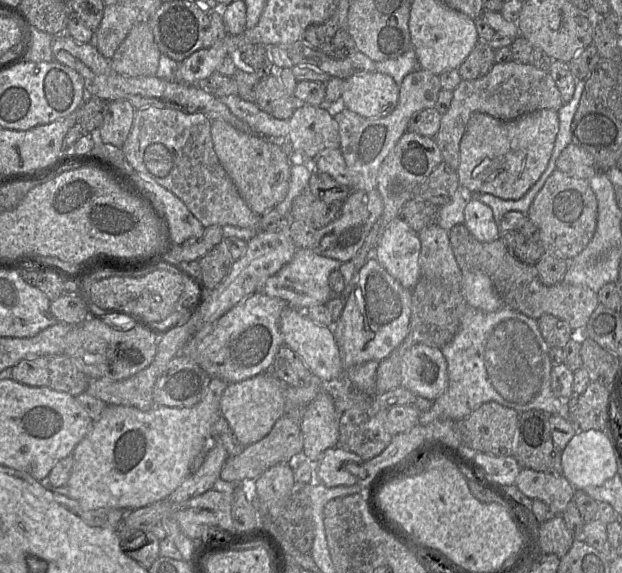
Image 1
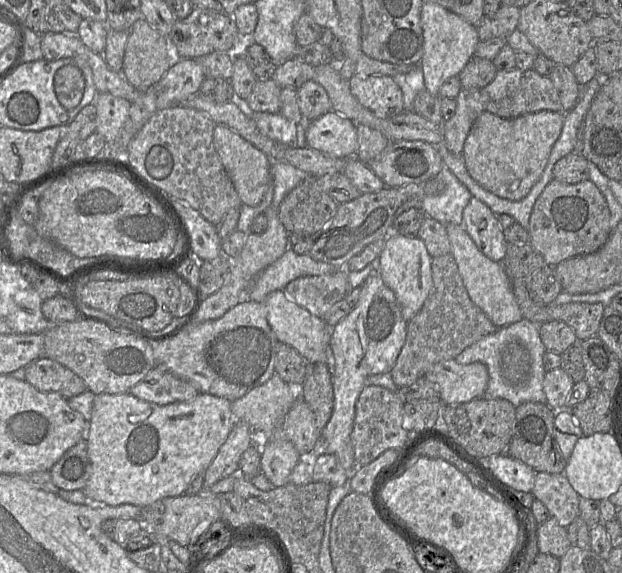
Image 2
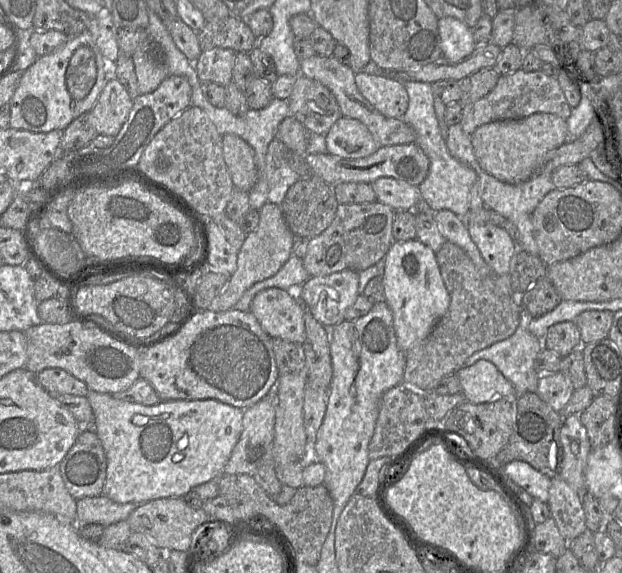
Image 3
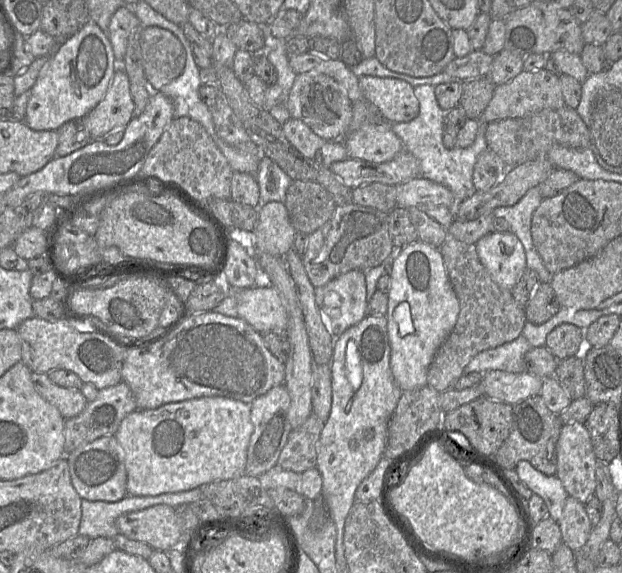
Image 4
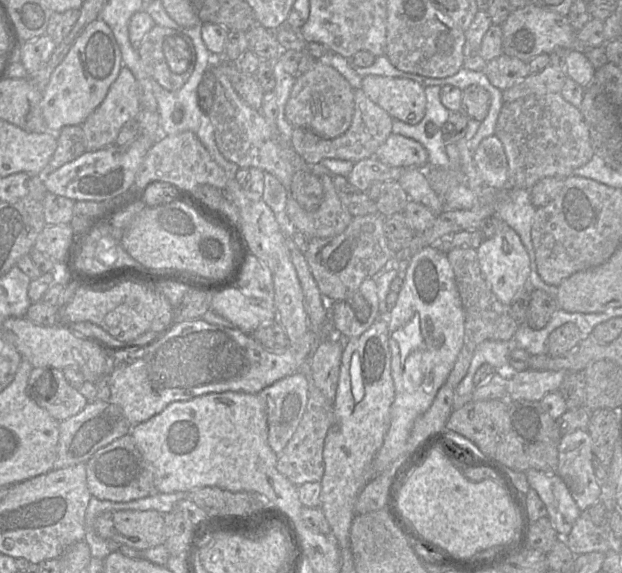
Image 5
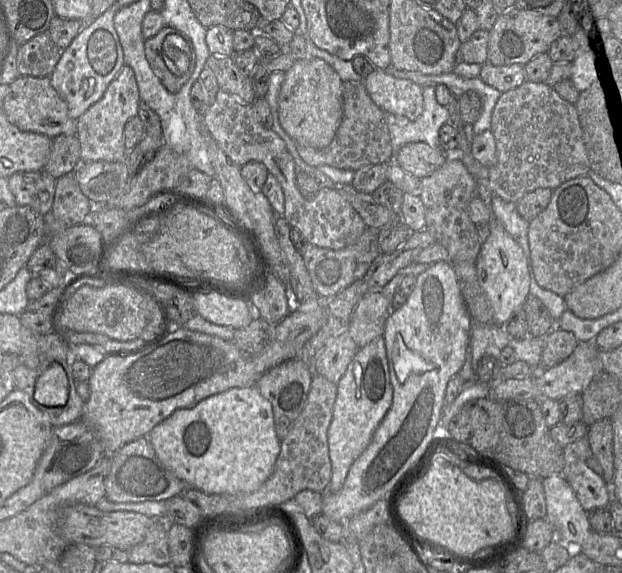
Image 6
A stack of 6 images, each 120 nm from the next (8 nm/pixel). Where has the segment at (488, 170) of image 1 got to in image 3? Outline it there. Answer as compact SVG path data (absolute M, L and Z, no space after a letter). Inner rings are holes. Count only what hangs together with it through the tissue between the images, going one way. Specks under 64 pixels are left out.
M547 113L519 120L489 122L479 126L470 137L481 170L500 182L512 185L531 179L542 167L547 155L570 139L566 120Z

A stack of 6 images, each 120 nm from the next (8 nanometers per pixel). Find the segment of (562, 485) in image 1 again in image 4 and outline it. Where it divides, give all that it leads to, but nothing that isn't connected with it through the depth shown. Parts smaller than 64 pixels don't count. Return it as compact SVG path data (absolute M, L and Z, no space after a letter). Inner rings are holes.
M568 496L557 522L560 526L562 542L573 551L580 551L587 543L593 528L585 504L575 497Z

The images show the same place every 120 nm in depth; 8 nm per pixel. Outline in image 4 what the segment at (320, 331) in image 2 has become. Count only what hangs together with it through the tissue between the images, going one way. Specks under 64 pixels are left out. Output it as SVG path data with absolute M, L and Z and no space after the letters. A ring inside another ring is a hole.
M253 286L234 289L238 317L261 334L285 332L288 315L283 301L274 286Z

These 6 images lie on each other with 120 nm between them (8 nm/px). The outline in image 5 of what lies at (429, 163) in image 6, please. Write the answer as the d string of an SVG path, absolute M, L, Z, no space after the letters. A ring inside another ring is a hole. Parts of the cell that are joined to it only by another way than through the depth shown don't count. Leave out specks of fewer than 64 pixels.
M391 134L374 157L381 163L399 168L428 168L428 152L417 141Z

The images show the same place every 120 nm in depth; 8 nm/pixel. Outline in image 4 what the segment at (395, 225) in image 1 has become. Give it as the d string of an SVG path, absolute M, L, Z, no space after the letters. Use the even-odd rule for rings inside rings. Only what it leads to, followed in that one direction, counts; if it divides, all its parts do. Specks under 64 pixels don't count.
M416 241L396 250L388 292L387 329L391 347L390 369L402 392L427 385L429 367L436 352L453 331L460 312L458 298L450 283L439 248Z

